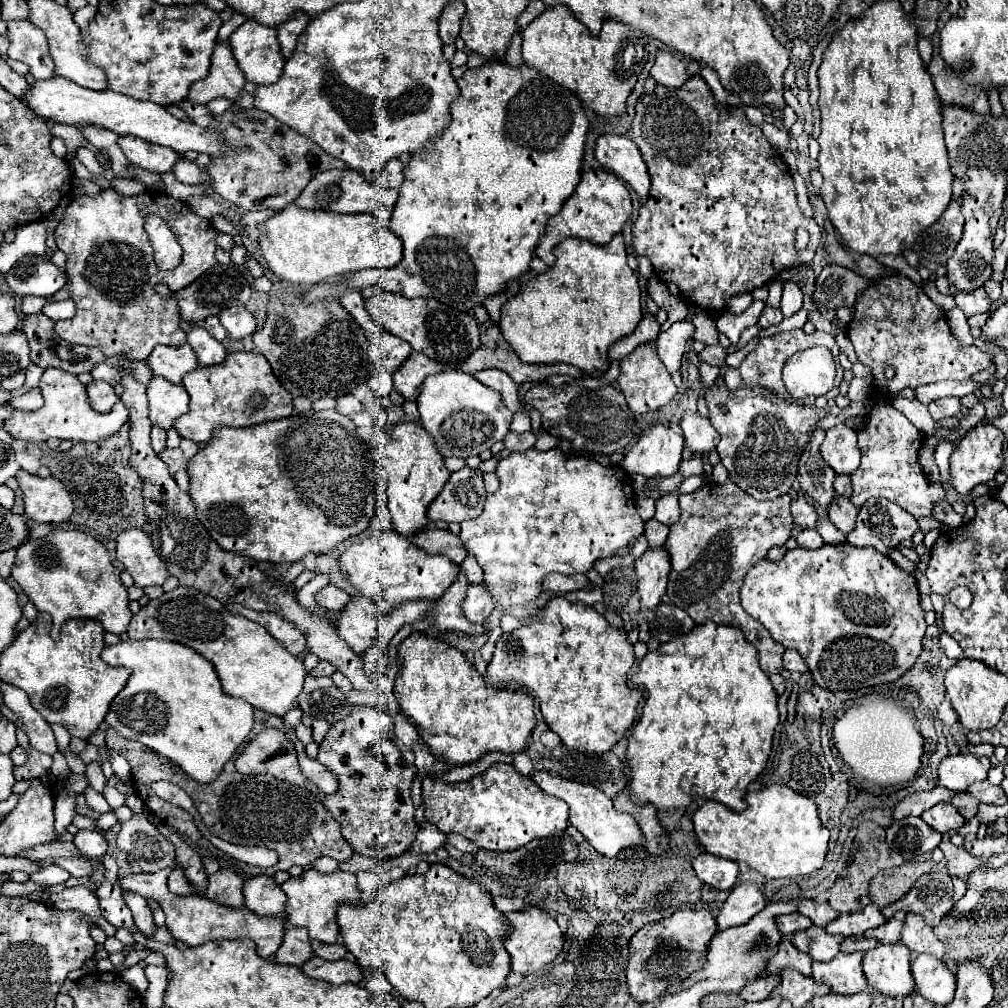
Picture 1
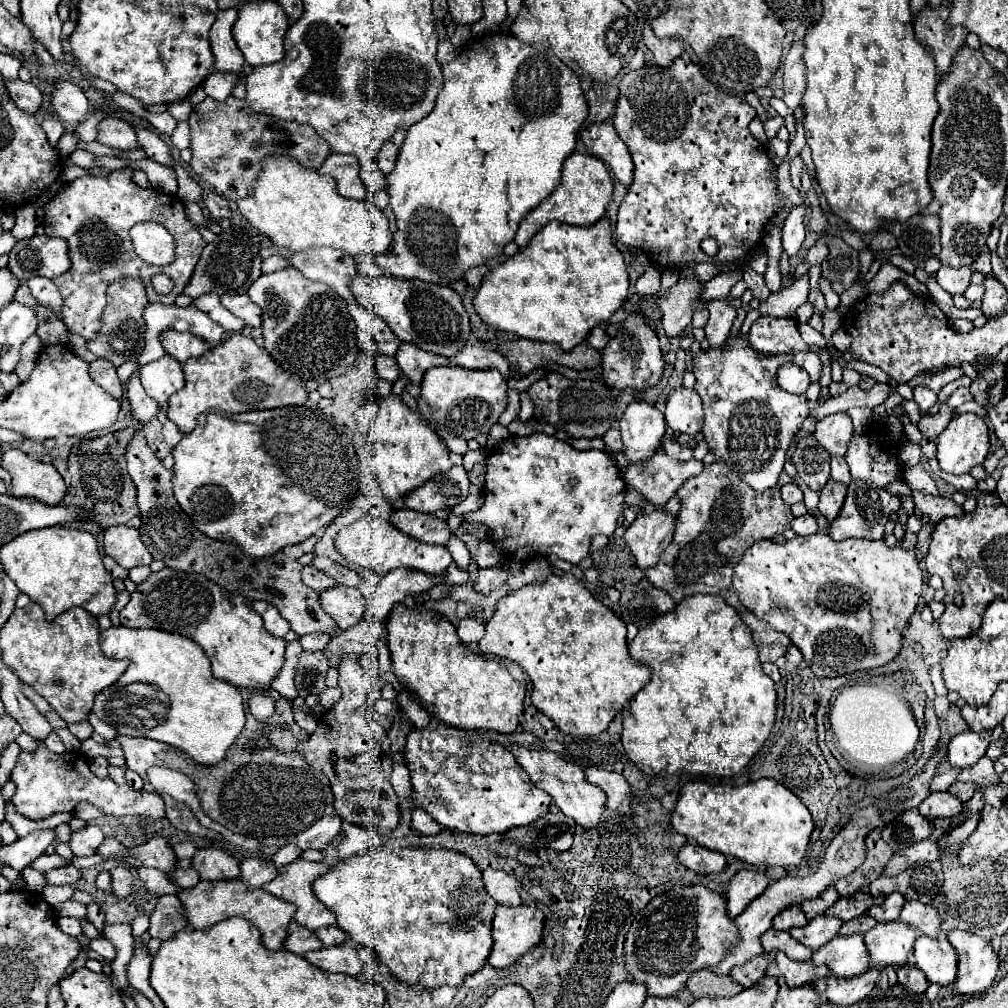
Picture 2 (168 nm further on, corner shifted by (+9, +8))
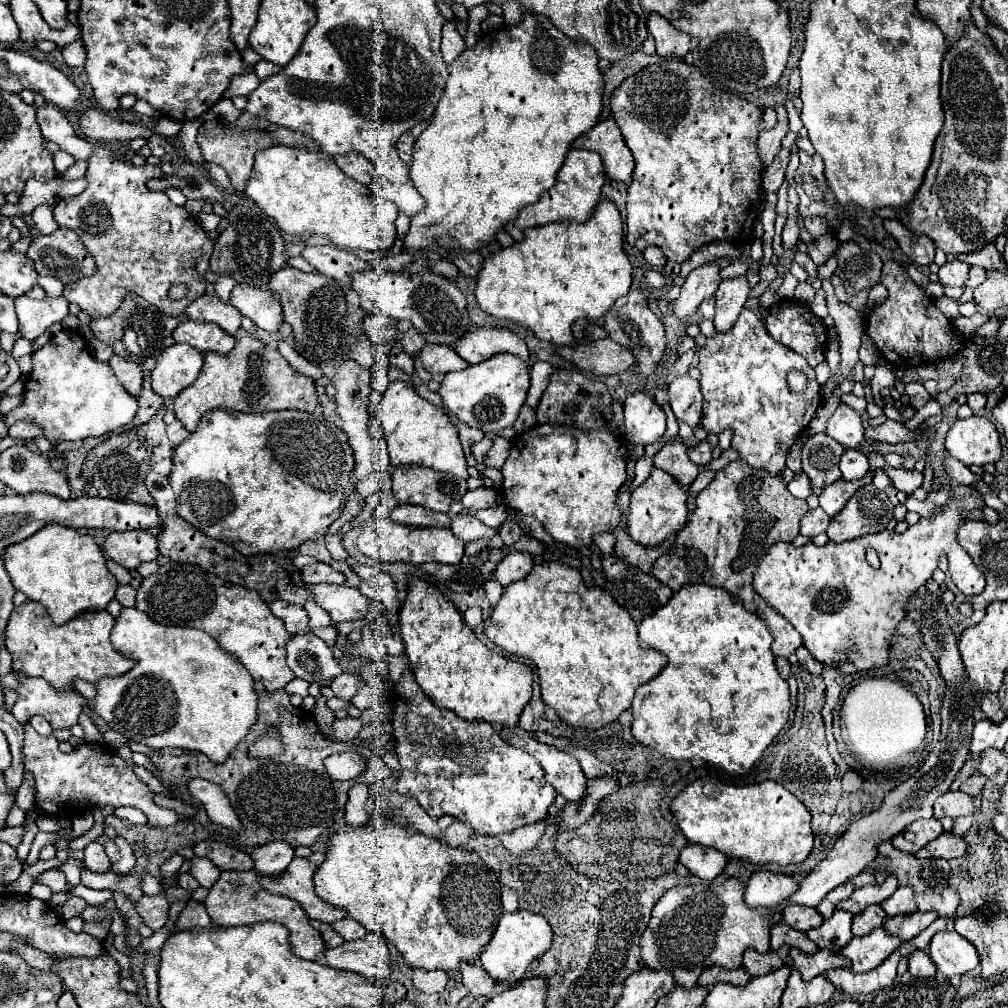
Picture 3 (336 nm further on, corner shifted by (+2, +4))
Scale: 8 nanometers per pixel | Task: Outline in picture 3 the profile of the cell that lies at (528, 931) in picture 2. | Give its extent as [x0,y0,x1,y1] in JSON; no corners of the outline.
[479,911,553,985]

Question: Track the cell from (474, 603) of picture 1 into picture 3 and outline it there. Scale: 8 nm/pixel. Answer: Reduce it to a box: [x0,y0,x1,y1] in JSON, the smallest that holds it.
[493,553,533,587]

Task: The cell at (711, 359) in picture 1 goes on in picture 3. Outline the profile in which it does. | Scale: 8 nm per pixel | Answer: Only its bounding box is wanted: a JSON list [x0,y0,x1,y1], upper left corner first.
[715,277,749,331]

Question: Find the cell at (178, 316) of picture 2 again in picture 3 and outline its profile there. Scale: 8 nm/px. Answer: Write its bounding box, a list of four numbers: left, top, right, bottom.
[183,297,241,337]

